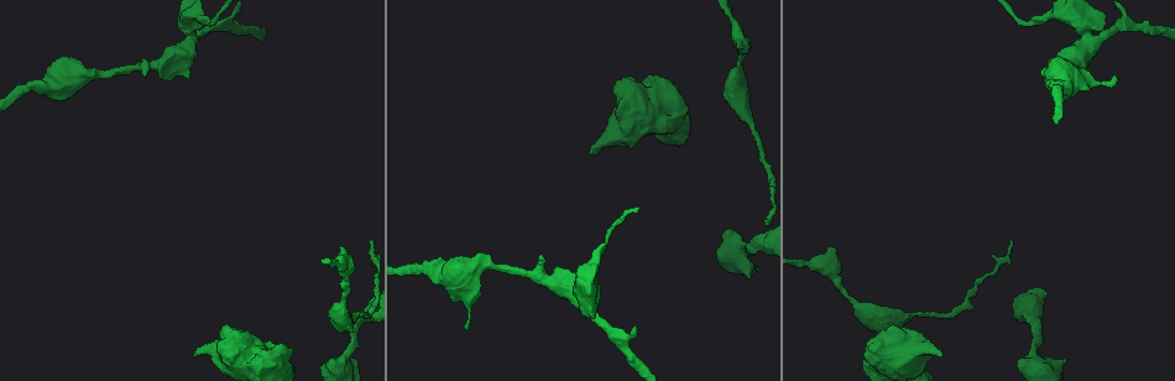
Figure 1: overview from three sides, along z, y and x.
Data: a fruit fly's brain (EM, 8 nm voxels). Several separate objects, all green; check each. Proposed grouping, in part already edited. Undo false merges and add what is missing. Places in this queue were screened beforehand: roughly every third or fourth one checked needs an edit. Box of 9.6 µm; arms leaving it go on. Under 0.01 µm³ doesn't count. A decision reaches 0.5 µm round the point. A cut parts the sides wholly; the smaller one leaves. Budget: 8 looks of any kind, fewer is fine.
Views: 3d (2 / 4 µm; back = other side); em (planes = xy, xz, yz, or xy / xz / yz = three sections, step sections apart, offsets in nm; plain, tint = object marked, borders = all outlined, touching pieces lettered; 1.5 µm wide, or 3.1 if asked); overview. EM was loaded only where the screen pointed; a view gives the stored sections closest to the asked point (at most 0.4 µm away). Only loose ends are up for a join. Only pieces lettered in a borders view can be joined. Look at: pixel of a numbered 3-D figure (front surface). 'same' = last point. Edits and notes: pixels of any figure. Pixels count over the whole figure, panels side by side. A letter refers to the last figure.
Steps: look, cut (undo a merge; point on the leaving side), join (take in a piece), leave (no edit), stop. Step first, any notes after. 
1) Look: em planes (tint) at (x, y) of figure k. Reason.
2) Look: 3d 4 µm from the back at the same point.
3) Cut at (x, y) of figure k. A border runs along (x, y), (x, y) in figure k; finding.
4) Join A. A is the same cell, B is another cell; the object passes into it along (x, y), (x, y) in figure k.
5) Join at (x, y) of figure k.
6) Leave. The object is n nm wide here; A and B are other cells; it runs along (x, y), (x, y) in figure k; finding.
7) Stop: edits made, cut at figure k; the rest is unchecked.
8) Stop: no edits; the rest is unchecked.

Look: em planes (tint) at (752, 128) of figure 1. Sudden change in width.

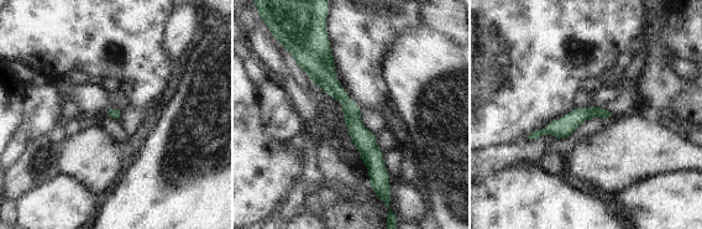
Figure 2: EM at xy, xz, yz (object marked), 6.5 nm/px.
Look: em planes (borders) at the same point. See the neighbours.

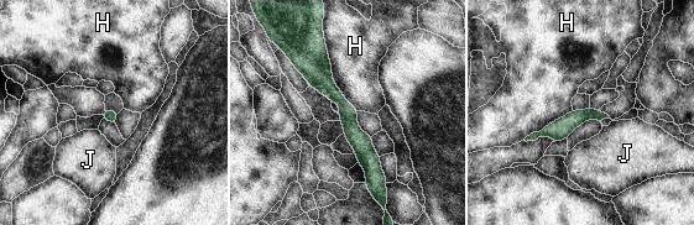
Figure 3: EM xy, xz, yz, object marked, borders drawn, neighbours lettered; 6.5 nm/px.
Leave. H and J are other cells; a border runs along (323, 33), (332, 80), (359, 110) in figure 3; one cell here.

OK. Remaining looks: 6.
Look: 3d 4 µm at (1064, 358) of figure 1. An open end.

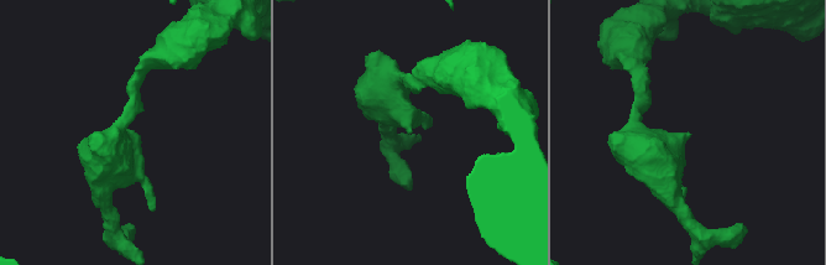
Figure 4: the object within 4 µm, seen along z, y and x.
Look: em xy step 4 (tint) at (411, 130) of figure 4. Shape alone is not enough.

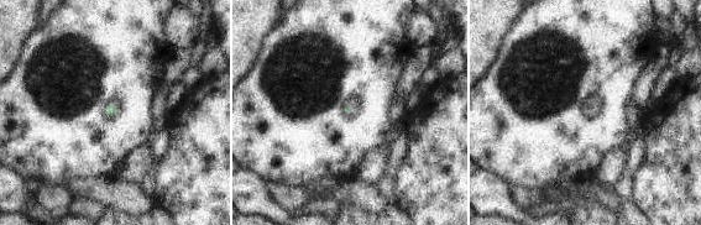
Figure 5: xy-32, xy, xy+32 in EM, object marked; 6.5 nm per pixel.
Look: em planes (borders) at the same point.

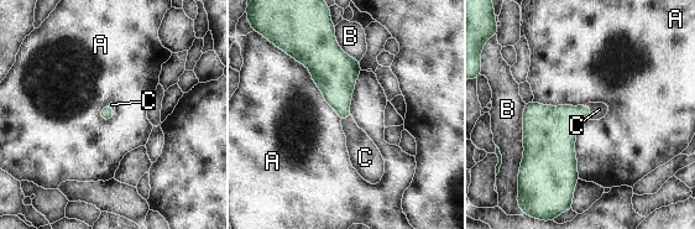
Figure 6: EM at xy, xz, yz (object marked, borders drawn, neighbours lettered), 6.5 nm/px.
Join C. C is the same cell, A and B are other cells; the object passes into it along (555, 126), (591, 113), (599, 109) in figure 6; it goes on there.

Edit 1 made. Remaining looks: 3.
Look: em planes (borders) at (938, 356) of figure 1. Thick end.

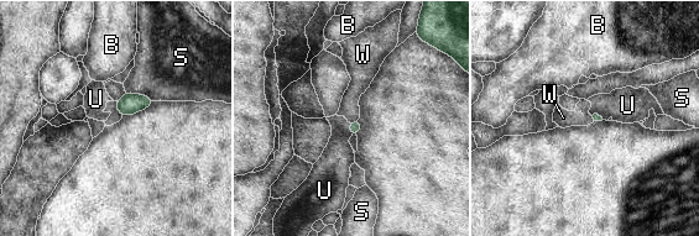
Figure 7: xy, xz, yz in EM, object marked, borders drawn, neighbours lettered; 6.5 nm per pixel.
Leave. B, S, U and W are other cells; a border runs along (115, 101), (115, 108), (121, 116) in figure 7; no lettered piece goes on from it.

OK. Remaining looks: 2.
Stop: edits made, join at figure 6; the rest is unchecked.

